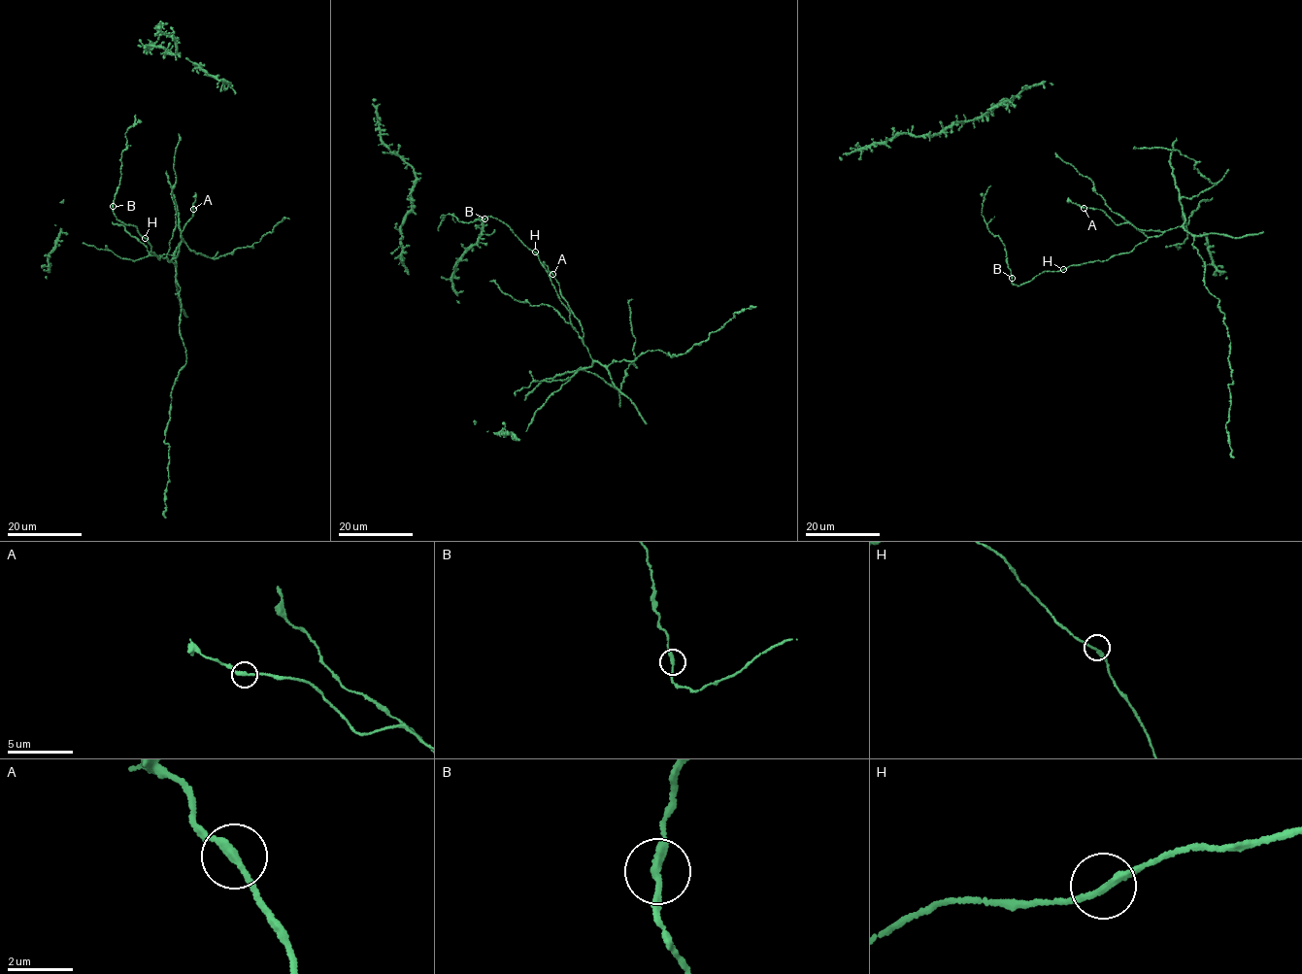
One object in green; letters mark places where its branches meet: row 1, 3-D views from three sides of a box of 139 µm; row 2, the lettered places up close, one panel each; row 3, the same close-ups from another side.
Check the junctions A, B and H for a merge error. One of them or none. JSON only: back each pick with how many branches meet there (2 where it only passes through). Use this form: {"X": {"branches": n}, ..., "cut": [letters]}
{"cut": []}

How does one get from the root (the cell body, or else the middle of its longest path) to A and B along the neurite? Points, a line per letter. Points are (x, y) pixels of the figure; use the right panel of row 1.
A: (1063, 270), (1127, 253), (1162, 234), (1127, 222), (1116, 224), (1102, 210), (1084, 208)
B: (1063, 270), (1044, 272), (1018, 286), (1012, 283), (1012, 277)

